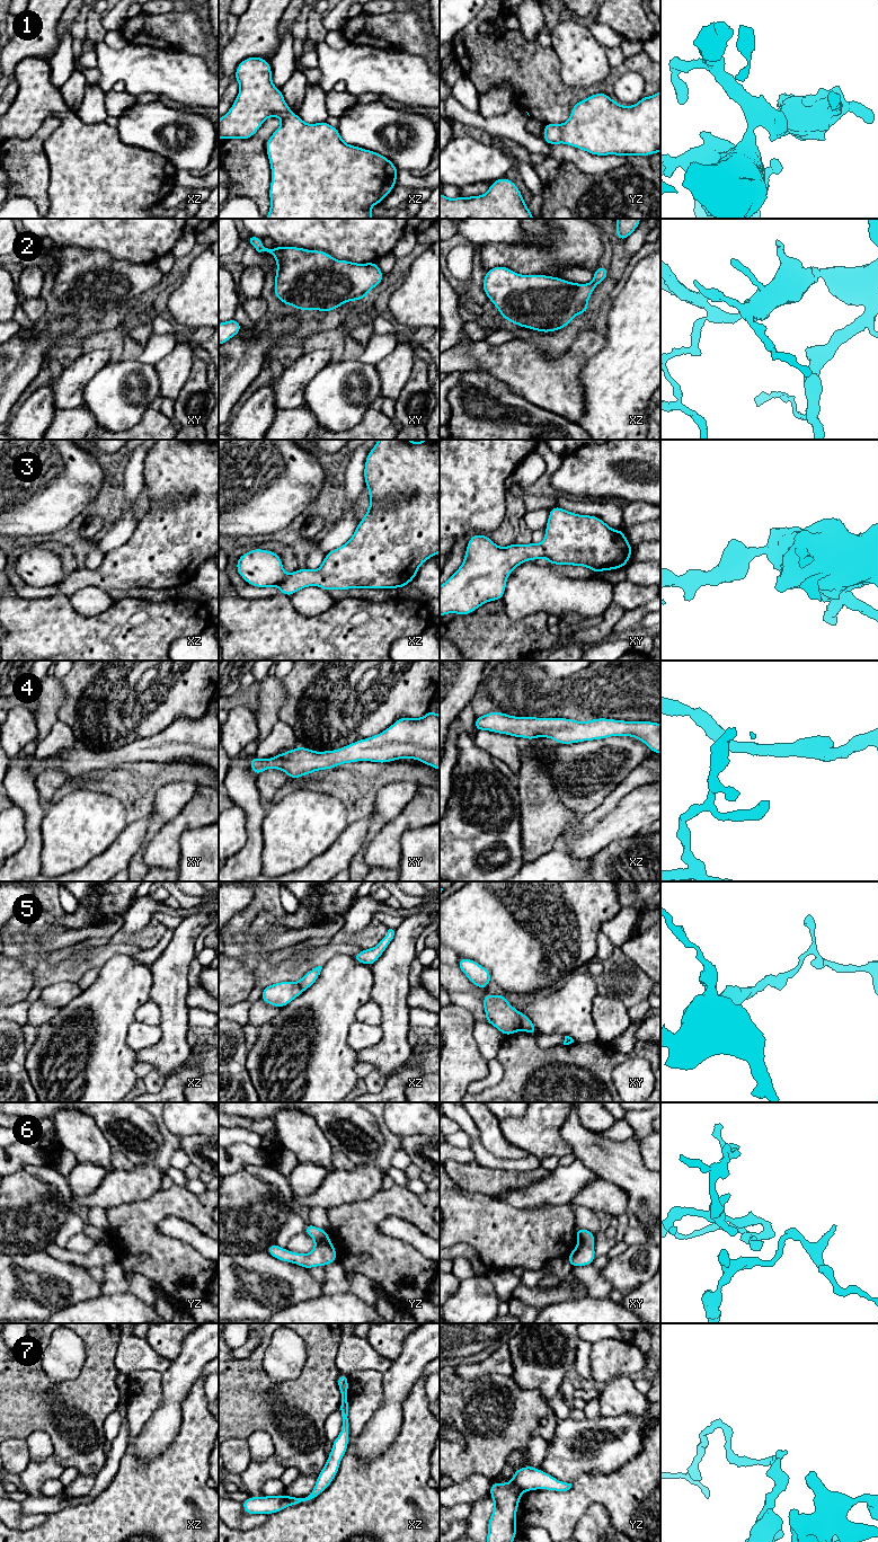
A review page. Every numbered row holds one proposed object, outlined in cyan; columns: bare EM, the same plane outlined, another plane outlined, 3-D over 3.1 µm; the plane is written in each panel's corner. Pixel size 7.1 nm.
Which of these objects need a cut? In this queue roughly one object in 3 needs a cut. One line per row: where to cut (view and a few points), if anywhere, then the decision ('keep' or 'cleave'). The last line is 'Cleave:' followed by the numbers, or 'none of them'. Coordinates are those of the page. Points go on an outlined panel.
1: no cut; keep
2: no cut; keep
3: no cut; keep
4: no cut; keep
5: cut in xy along (520, 1012), (521, 1029); cleave
6: no cut; keep
7: cut in yz along (512, 1481), (522, 1491); cleave
Cleave: 5, 7

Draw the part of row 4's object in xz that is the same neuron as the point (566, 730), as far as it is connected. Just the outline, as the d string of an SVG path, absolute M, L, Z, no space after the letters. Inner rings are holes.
M489 712L476 717L476 732L489 730L532 741L536 737L555 739L558 744L573 744L611 736L631 736L660 754L660 724L596 718L579 723L561 717L515 717L504 712Z

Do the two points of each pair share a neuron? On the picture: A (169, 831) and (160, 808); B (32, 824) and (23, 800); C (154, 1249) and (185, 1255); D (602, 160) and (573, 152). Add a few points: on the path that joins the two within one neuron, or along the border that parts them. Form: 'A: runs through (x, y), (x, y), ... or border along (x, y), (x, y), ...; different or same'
A: border along (186, 803), (182, 811), (167, 822); different
B: runs through (32, 818), (32, 809), (28, 806); same
C: runs through (162, 1254), (177, 1255); same
D: runs through (595, 160), (583, 160), (579, 158); same

